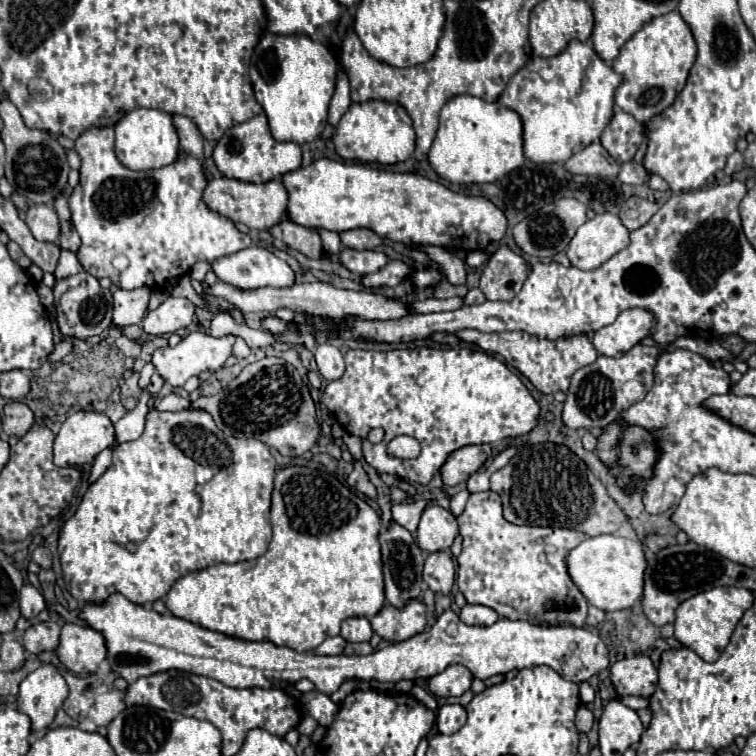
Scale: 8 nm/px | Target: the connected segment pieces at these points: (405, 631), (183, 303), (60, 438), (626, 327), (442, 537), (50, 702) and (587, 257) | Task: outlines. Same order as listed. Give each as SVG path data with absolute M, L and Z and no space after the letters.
M411 601L403 609L391 609L391 605L383 607L373 619L373 631L391 643L399 643L419 635L425 629L425 605L421 601Z
M169 297L163 305L159 305L155 311L149 311L143 329L149 335L171 335L179 329L185 329L193 323L195 317L195 305L189 299L183 297Z
M79 411L67 417L55 437L55 465L75 467L93 463L95 455L115 443L115 427L111 419L95 411Z
M627 309L623 311L615 323L599 329L593 337L593 345L599 355L621 357L631 347L635 347L641 339L651 337L655 331L655 315L647 309Z
M429 505L423 515L417 529L417 545L423 551L435 553L435 551L449 551L455 537L459 535L457 519L451 515L451 511Z
M41 665L23 679L17 703L19 711L29 715L31 729L41 731L53 721L57 709L63 705L67 695L67 683L57 673L55 665Z
M613 213L595 215L583 223L569 243L567 257L577 269L597 269L629 245L629 229Z

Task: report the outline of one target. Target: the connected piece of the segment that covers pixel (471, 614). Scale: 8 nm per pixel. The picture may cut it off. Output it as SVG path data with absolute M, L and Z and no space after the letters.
M465 605L461 609L461 621L467 623L467 625L479 625L479 627L489 627L493 625L495 621L499 621L499 615L485 607L485 605Z

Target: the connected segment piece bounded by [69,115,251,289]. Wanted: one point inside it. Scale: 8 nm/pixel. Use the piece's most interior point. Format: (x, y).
(140, 228)

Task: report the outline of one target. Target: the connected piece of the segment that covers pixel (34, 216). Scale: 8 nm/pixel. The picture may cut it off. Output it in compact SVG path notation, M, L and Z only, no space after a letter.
M31 205L25 223L37 241L47 241L47 243L59 241L61 223L51 205Z

